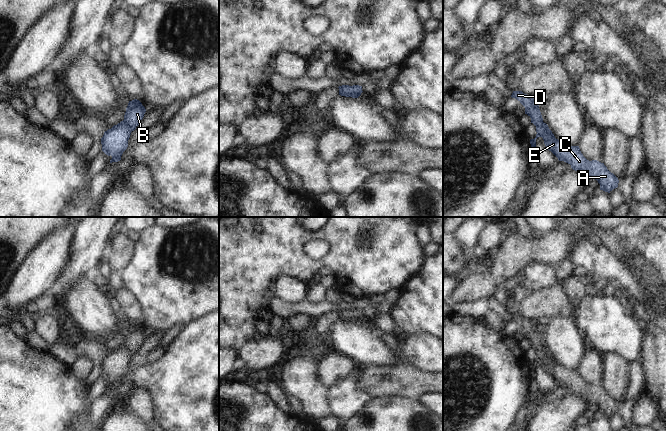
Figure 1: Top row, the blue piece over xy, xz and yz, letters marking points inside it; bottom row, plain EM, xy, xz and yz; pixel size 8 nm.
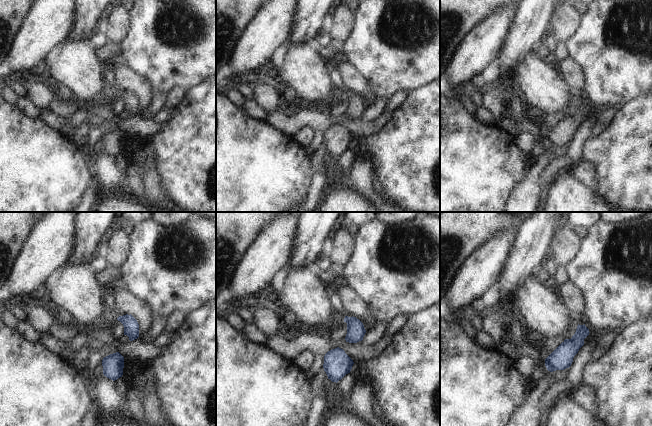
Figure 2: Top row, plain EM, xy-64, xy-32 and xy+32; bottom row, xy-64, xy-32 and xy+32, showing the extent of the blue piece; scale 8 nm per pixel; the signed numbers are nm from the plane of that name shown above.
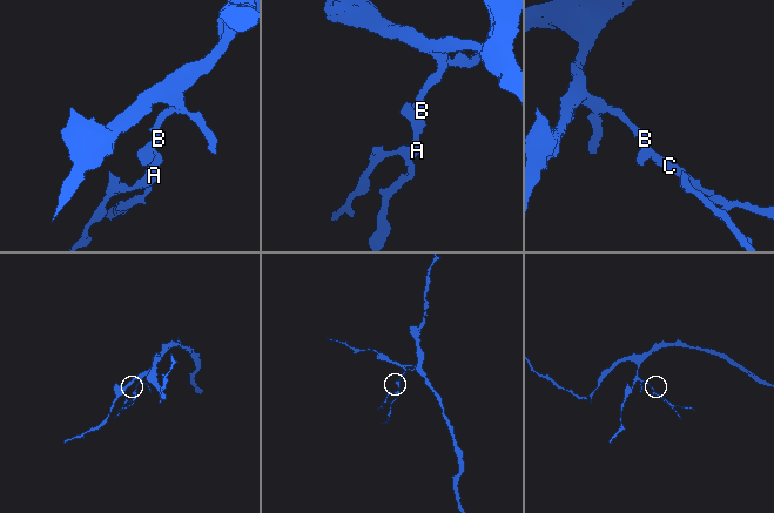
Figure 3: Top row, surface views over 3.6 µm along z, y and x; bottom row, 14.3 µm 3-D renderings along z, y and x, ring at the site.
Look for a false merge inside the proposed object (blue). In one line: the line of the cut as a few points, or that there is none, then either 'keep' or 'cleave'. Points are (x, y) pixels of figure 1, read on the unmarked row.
no cut | keep

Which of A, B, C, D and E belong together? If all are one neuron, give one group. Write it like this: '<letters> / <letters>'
A B C D E

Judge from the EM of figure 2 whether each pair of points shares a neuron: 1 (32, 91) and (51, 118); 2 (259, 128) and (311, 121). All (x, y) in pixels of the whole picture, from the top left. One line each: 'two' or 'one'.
1: two
2: two

